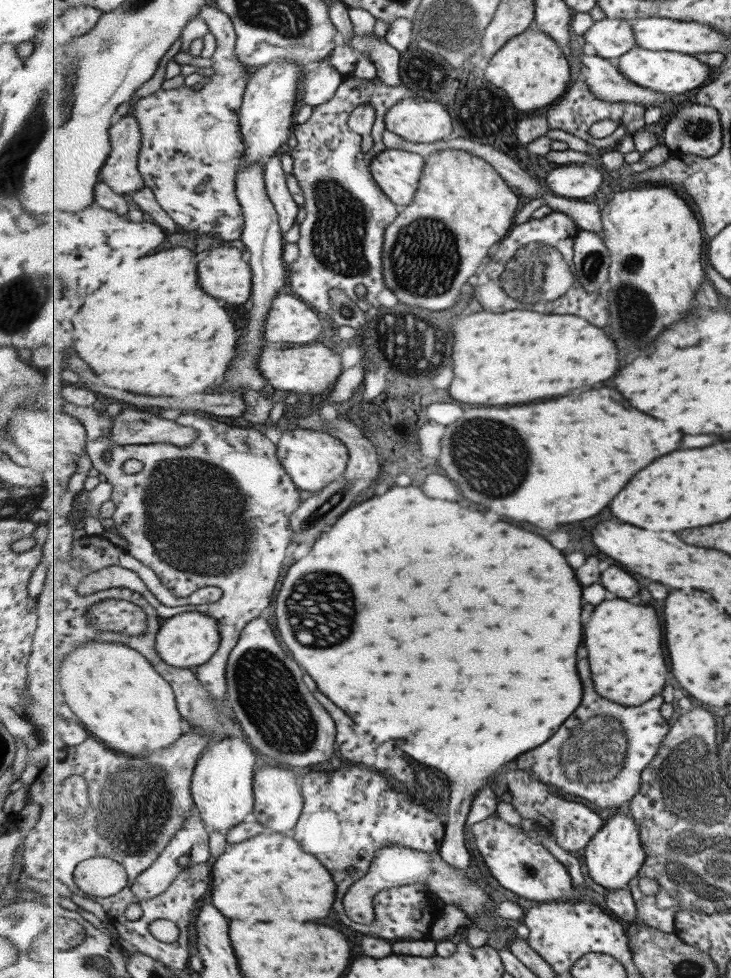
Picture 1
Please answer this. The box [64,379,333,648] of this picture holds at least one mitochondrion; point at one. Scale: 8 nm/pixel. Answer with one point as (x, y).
(196, 527)

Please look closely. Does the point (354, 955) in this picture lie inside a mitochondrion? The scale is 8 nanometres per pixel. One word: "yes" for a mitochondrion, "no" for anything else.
no

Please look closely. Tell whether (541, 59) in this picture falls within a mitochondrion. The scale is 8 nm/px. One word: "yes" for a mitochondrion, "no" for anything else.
no

